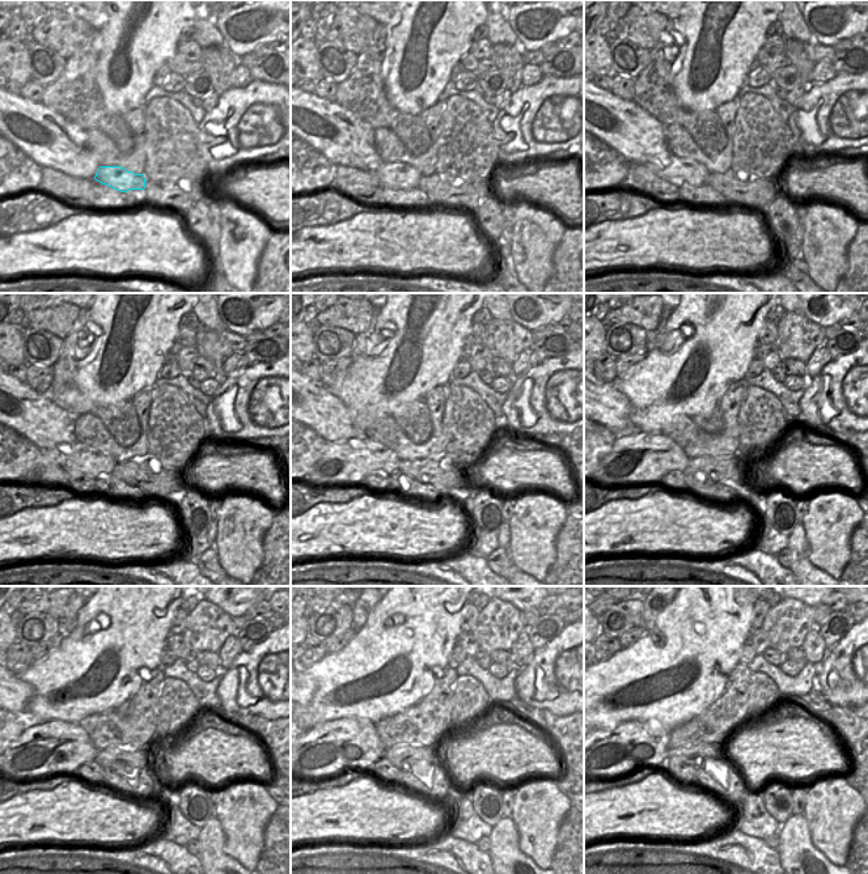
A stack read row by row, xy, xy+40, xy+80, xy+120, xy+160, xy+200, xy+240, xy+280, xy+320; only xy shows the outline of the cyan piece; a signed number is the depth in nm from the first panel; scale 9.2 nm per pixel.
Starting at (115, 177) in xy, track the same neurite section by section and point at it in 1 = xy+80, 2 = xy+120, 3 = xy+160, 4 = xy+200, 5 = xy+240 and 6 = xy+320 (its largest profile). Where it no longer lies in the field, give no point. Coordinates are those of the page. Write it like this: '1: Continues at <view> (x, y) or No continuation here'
1: Continues at xy+80 (680, 170)
2: Continues at xy+120 (77, 457)
3: Continues at xy+160 (368, 455)
4: Continues at xy+200 (660, 453)
5: Continues at xy+240 (67, 741)
6: Continues at xy+320 (610, 752)

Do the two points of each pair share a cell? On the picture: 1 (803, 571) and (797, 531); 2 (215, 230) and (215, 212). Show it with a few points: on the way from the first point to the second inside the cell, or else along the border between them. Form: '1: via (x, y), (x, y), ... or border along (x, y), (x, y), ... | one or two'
1: via (800, 561), (797, 541) | one
2: via (215, 227), (215, 216) | one

